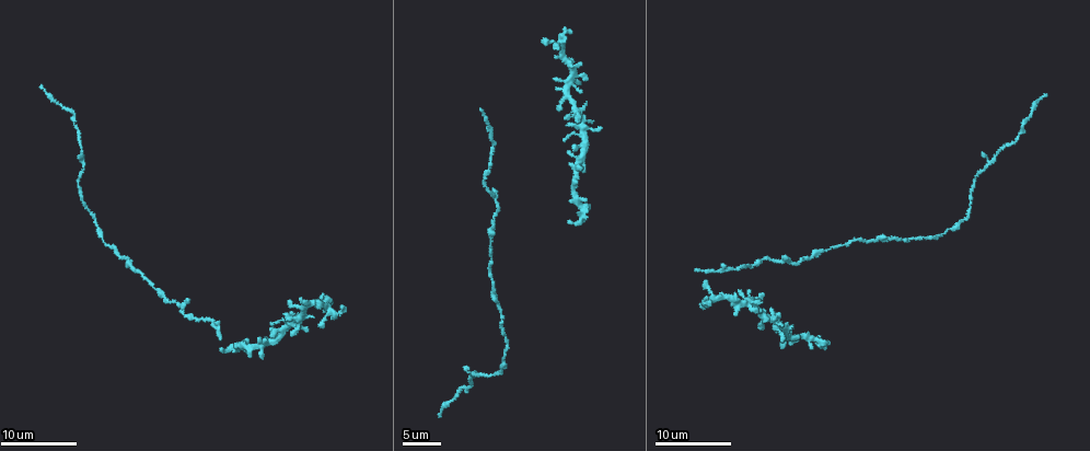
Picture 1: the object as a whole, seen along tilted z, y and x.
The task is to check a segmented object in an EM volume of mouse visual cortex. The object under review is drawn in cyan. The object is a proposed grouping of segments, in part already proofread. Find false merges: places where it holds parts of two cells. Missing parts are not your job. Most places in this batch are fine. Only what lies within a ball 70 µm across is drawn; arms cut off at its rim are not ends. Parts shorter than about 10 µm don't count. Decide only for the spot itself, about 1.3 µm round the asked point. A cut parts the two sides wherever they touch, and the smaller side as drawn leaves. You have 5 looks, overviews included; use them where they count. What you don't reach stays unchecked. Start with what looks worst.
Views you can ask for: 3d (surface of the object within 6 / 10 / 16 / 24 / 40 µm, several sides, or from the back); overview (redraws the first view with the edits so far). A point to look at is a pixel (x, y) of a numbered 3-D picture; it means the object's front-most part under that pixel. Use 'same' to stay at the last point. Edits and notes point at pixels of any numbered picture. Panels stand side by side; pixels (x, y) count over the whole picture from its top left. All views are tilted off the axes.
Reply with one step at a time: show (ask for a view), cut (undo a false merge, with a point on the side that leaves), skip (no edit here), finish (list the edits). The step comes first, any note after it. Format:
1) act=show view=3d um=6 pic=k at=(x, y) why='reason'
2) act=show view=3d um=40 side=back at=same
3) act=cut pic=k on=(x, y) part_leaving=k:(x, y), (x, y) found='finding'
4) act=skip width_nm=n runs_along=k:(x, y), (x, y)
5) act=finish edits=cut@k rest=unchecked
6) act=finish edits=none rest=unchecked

act=show view=3d um=10 pic=1 at=(284, 318) why='sudden change in width'

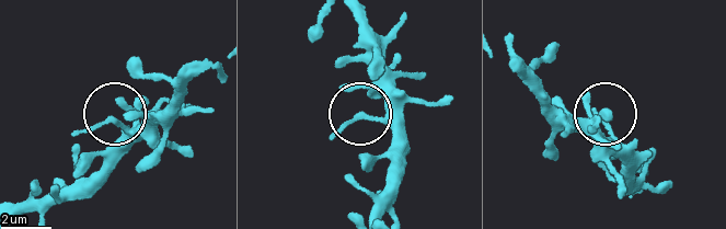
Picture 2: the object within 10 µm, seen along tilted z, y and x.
act=show view=3d um=10 side=back pic=2 at=(359, 117) why='other side'

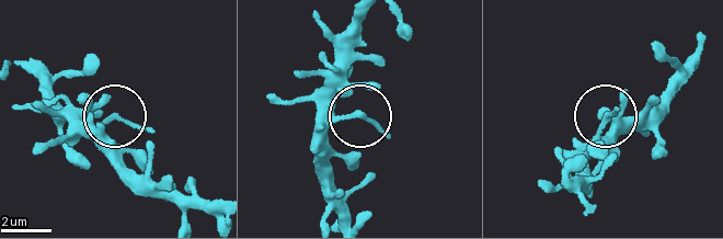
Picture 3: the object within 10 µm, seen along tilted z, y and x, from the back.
act=skip width_nm=160 found='all the same cell'

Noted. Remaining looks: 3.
act=show view=3d um=10 pic=1 at=(890, 236) why='sudden change in width'

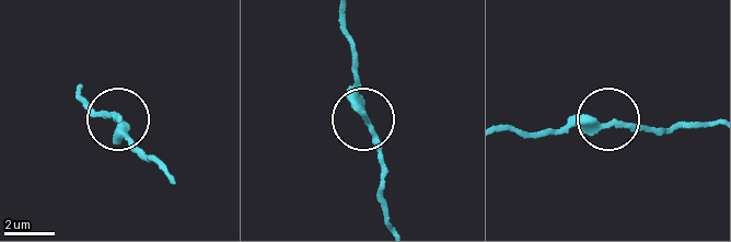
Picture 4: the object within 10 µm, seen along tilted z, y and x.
act=skip runs_along=4:(505, 129), (541, 135), (596, 122), (644, 130), (681, 126) found='all the same cell'

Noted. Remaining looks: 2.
act=show view=3d um=16 pic=1 at=(995, 155) why='thin neck'

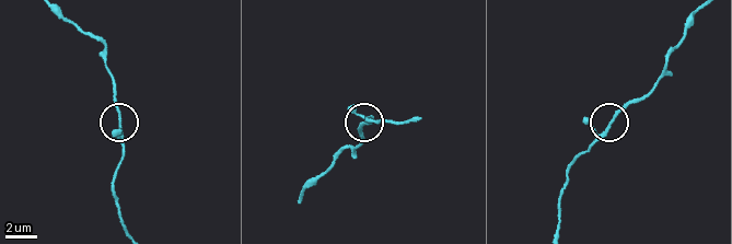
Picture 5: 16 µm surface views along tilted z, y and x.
act=skip runs_along=5:(124, 223), (114, 188), (123, 150), (113, 90) found='all the same cell'

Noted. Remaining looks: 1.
act=finish edits=none rest=unchecked

